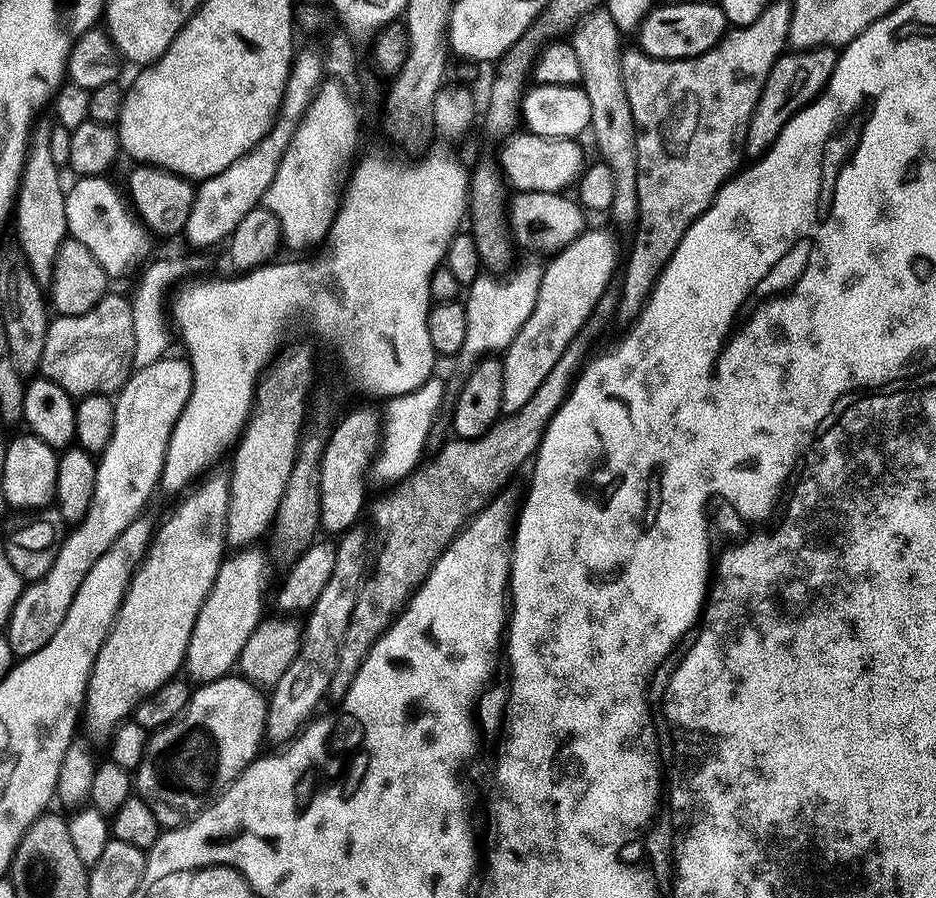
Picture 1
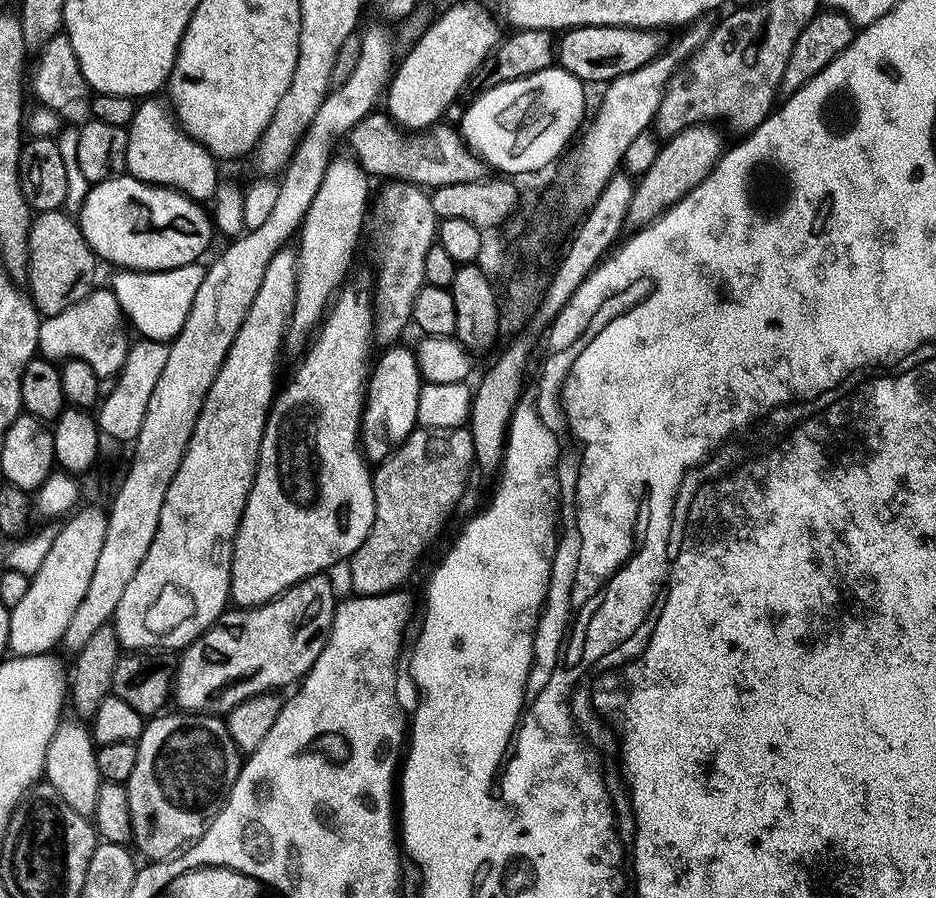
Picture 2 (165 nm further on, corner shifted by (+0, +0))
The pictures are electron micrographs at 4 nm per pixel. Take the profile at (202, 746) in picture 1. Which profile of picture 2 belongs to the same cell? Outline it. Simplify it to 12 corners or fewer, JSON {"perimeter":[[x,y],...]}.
{"perimeter":[[157,714],[127,782],[149,861],[224,807],[242,753],[216,714]]}

